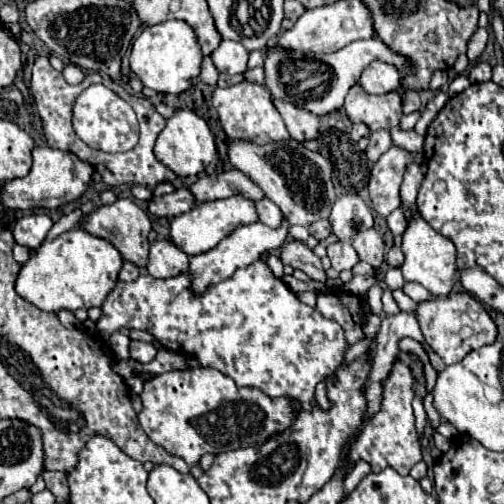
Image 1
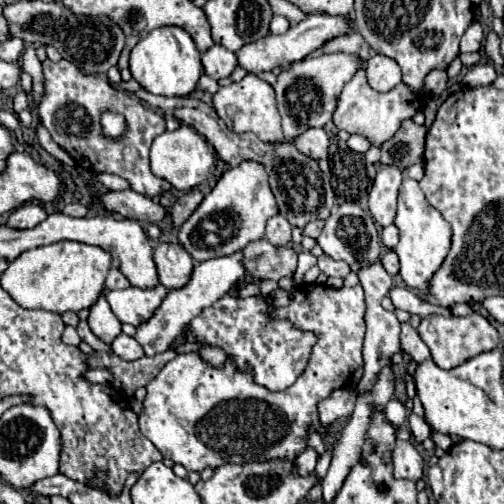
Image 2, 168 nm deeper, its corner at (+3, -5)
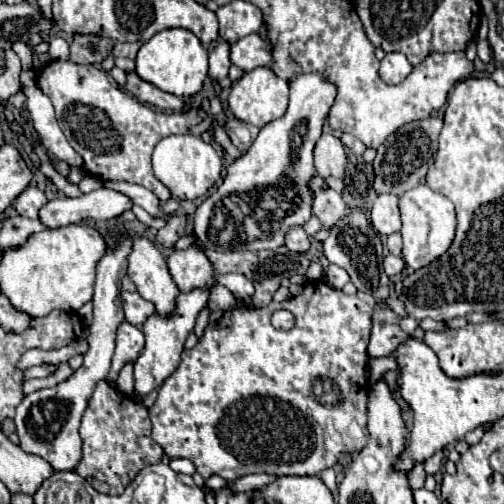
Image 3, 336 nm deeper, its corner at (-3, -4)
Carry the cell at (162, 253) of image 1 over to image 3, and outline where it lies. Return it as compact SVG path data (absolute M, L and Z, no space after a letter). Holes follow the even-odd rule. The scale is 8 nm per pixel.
M172 249L168 255L168 269L180 291L192 291L214 283L214 269L208 257L194 249Z

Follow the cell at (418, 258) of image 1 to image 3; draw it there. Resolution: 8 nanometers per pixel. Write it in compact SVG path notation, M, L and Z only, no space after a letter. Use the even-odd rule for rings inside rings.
M420 183L400 197L400 213L402 213L400 233L404 239L402 257L410 269L418 271L426 267L426 263L434 263L438 255L444 255L448 251L454 239L456 215L454 215L454 205L444 195L432 191L426 183Z

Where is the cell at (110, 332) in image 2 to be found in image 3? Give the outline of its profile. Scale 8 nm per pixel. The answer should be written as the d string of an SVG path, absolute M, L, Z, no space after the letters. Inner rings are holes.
M124 239L116 251L108 247L106 255L98 263L98 275L94 283L94 319L90 323L88 353L84 355L82 367L64 383L58 383L50 389L40 389L22 399L16 407L14 423L18 435L18 447L26 453L46 459L54 471L72 471L82 457L82 439L78 435L80 417L86 409L86 403L92 395L92 389L98 381L106 379L110 371L110 361L114 357L114 341L118 323L124 321L122 301L120 301L120 279L126 275L126 255L130 253L130 241Z

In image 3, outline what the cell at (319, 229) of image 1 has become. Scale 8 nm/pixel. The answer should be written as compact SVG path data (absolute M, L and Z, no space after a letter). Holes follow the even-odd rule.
M324 189L322 193L316 195L312 211L320 219L322 229L332 229L336 221L340 221L346 215L346 205L340 193L336 193L334 189Z

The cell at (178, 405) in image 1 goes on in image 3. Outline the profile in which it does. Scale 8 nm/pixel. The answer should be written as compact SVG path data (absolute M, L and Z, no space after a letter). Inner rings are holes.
M308 281L304 285L304 291L296 297L290 297L284 303L270 303L262 309L236 309L232 313L226 313L220 321L216 321L212 327L206 327L206 333L198 341L194 349L182 351L182 361L176 367L176 371L164 379L164 383L158 387L158 399L150 407L150 421L152 421L152 439L164 449L164 453L170 459L186 457L196 465L196 471L202 477L220 475L228 477L226 481L232 483L234 477L244 477L250 473L274 473L274 475L316 475L326 467L332 467L336 463L338 453L356 453L366 445L368 431L366 431L366 403L368 403L368 387L364 379L364 371L368 365L368 337L370 337L370 315L374 307L374 297L366 293L354 293L346 295L334 287L330 287L324 281ZM286 309L294 315L296 325L290 331L278 331L272 327L270 317L274 311Z

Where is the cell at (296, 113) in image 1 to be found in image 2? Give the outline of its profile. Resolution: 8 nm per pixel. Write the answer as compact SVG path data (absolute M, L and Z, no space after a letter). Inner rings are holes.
M310 128L308 132L304 132L302 136L296 138L296 148L310 156L312 160L322 160L322 158L328 158L328 134L322 130L322 128Z

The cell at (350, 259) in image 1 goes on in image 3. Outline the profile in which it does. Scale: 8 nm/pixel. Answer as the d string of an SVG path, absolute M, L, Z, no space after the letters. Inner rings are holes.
M328 265L326 275L328 275L328 283L330 283L334 289L342 289L342 287L350 281L350 277L346 275L346 271L344 271L342 267L338 267L338 265Z

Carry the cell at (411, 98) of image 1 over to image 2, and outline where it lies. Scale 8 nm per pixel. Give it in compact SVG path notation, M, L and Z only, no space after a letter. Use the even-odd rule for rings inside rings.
M404 120L400 130L380 146L380 164L408 170L412 164L420 164L424 158L426 126L418 126L412 120Z

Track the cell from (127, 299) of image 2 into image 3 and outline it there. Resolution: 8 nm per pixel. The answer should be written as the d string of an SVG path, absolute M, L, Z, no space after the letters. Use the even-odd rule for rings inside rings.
M122 291L120 297L122 297L122 309L126 315L126 321L132 325L142 325L154 313L154 305L144 297L140 297L138 293Z

